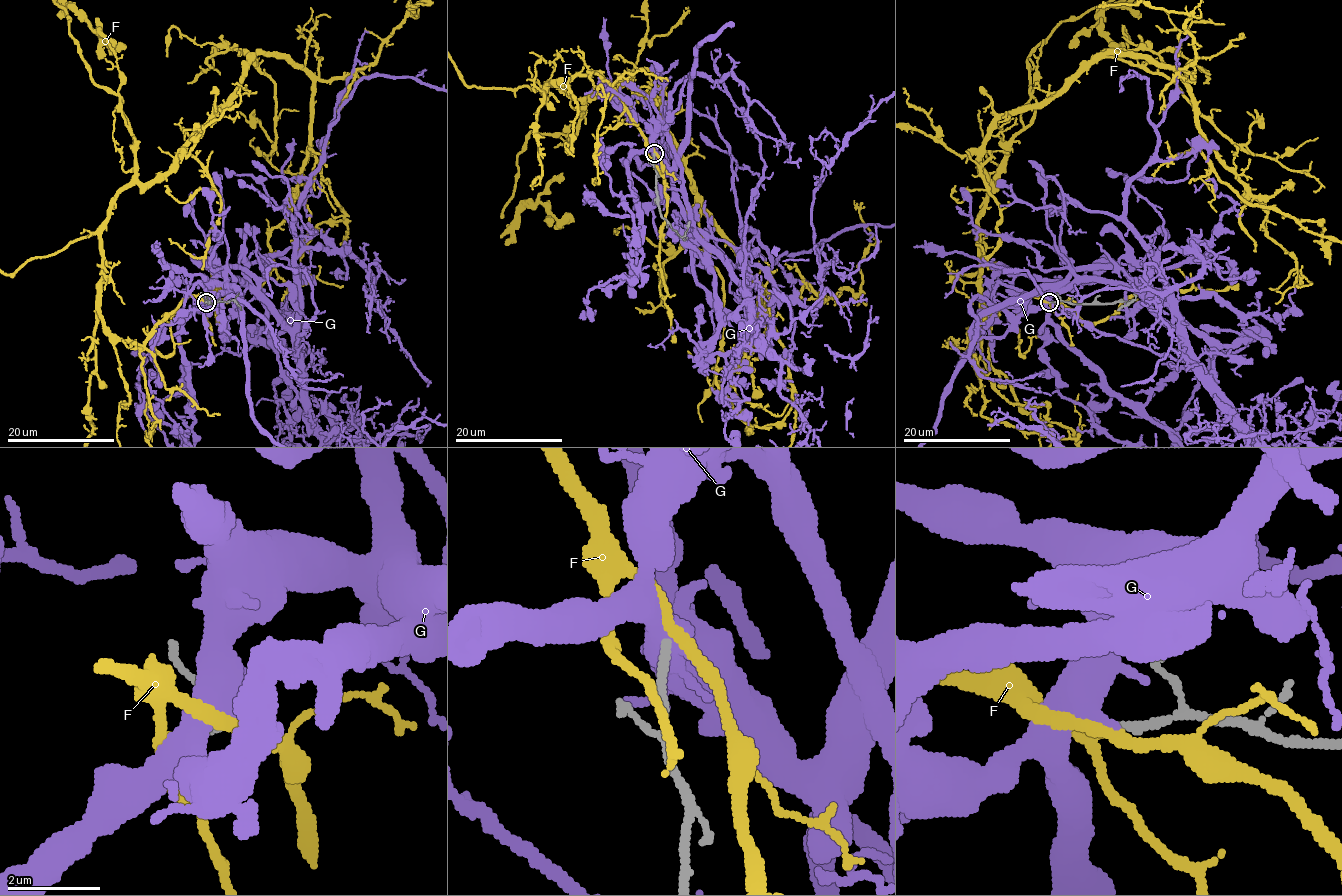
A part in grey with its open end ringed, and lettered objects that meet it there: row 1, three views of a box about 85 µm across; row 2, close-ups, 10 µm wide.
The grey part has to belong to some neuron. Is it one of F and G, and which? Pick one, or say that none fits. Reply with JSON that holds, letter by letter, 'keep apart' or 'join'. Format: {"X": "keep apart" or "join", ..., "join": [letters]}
{"F": "keep apart", "G": "keep apart", "join": []}

